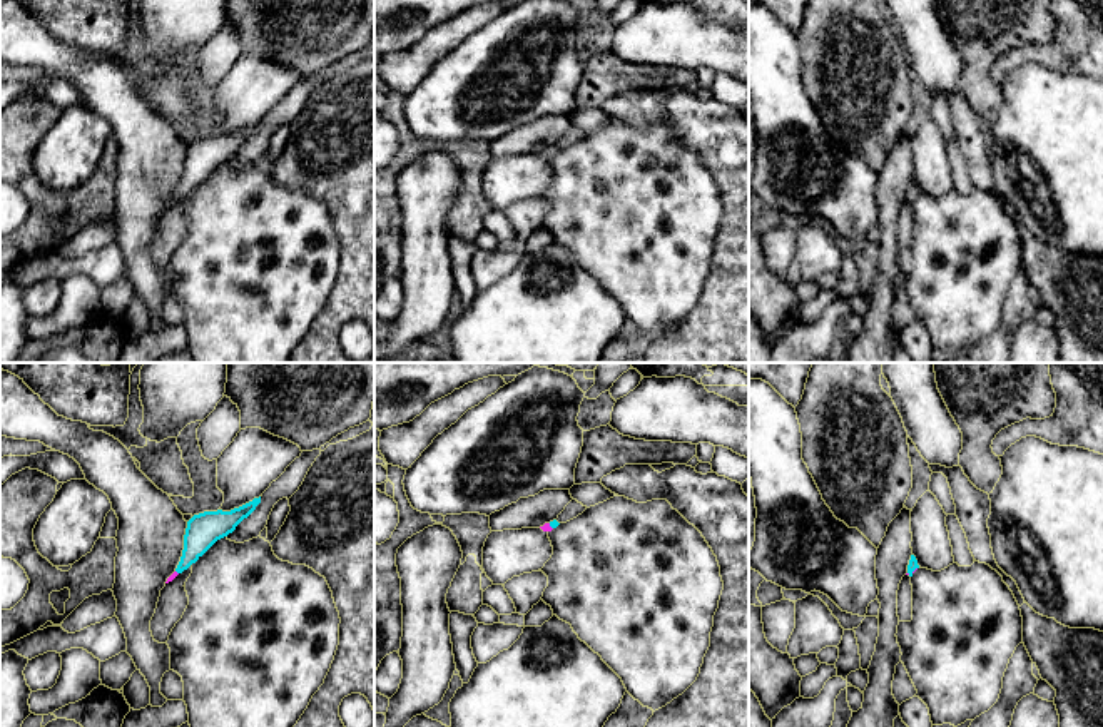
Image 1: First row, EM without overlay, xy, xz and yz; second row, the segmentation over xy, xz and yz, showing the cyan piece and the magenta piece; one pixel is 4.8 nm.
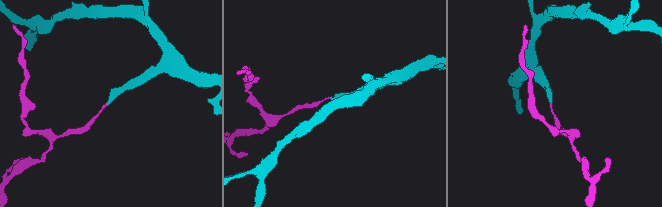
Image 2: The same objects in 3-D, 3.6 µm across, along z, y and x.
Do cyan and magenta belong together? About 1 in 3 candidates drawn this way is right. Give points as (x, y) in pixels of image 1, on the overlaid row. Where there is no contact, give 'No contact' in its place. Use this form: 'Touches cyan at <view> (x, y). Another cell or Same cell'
Touches cyan at yz (911, 572). Same cell

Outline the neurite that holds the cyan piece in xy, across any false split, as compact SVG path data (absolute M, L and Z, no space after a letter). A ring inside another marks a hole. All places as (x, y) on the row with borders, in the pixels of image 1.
M261 496L231 511L217 510L217 511L204 511L204 513L194 515L187 521L187 528L184 535L184 550L175 572L182 573L184 570L187 570L217 540L232 533L236 526L244 518L247 518L259 503L261 503Z

